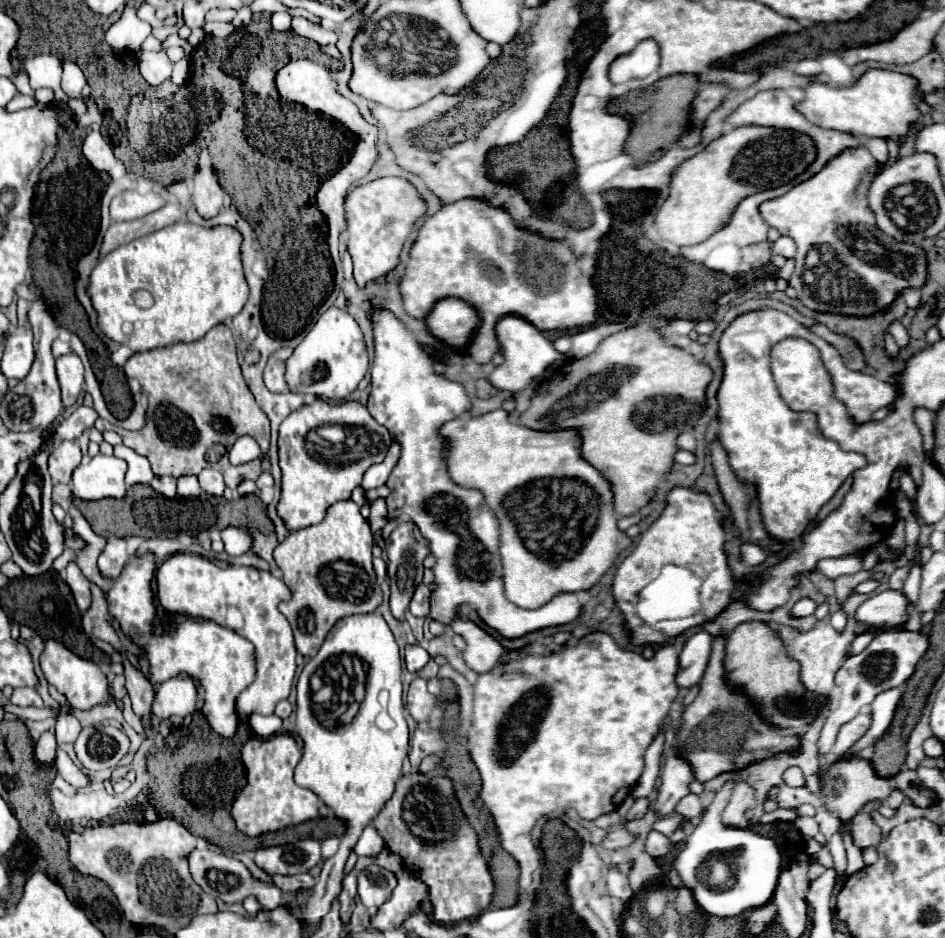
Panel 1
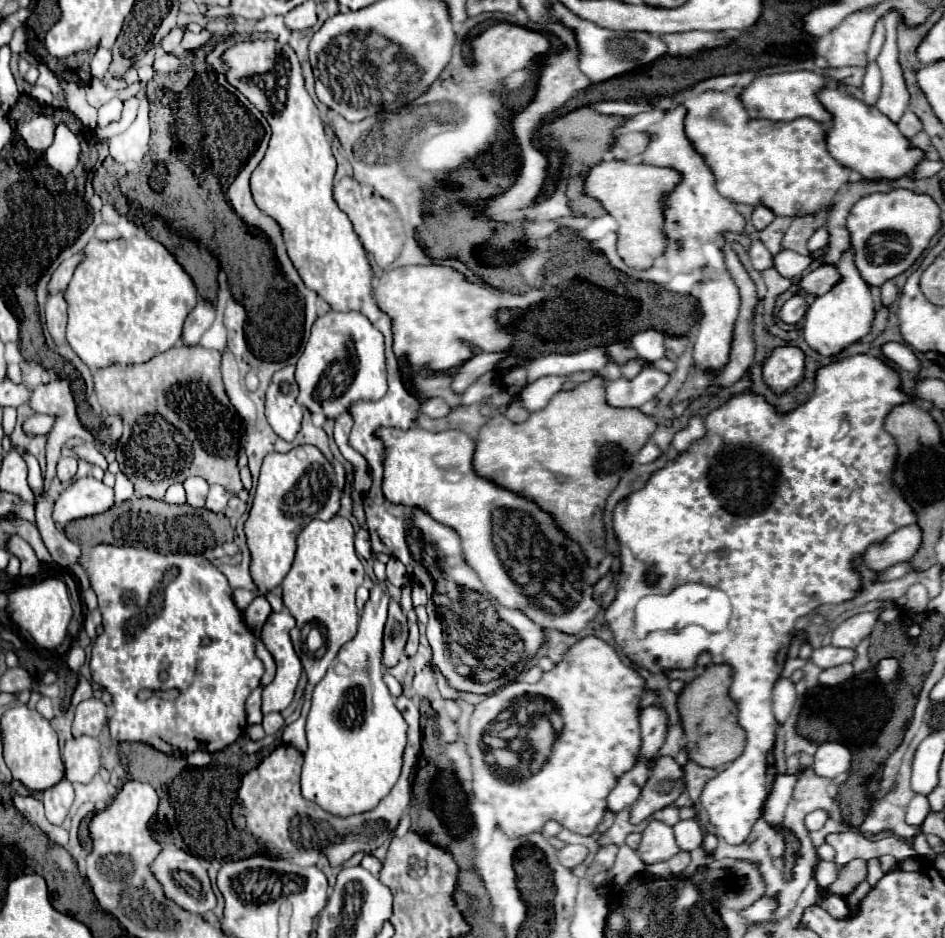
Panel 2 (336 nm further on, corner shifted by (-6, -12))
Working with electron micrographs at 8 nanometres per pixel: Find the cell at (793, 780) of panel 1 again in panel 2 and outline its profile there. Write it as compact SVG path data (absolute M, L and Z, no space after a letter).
M842 663L842 665L838 665L838 667L824 669L824 671L818 675L818 681L823 685L840 685L844 683L844 681L848 681L852 675L854 675L852 663Z

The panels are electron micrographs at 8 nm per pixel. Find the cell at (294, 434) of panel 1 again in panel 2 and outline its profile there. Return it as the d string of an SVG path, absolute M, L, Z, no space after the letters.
M302 445L294 447L290 453L270 453L264 459L252 509L244 523L246 543L252 555L250 575L256 589L236 589L236 605L250 605L252 599L270 593L282 583L294 561L298 533L316 517L322 521L332 519L340 509L340 497L342 493L336 487L334 469L330 469L330 463L316 447Z

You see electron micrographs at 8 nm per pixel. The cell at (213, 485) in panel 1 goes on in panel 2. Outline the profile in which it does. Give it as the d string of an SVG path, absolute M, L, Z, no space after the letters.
M212 485L210 493L208 493L208 499L206 499L206 509L214 511L214 513L222 513L228 505L228 499L230 499L230 493L224 487Z

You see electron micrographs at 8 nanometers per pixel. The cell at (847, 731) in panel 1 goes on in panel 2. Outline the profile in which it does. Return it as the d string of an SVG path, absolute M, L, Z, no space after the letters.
M822 743L814 753L812 771L818 777L840 779L850 769L850 749L842 743Z

